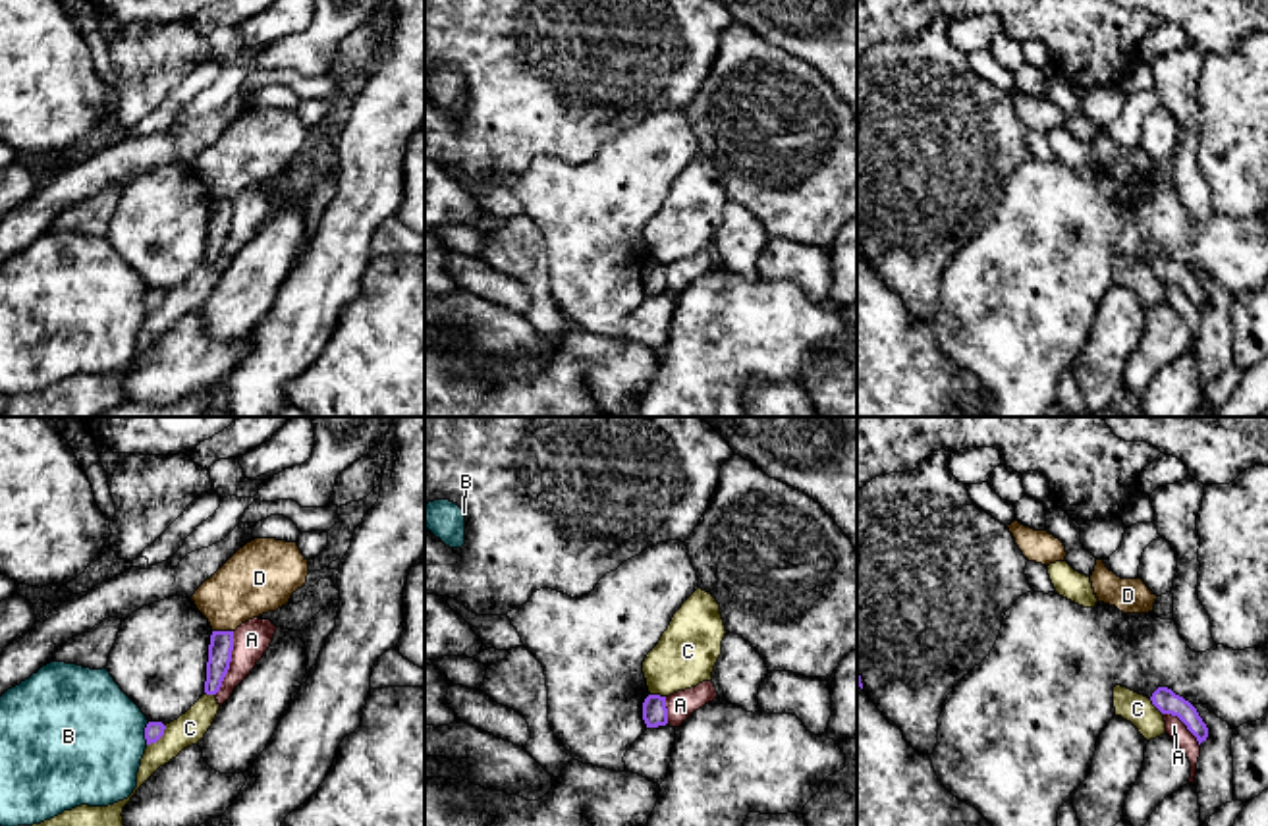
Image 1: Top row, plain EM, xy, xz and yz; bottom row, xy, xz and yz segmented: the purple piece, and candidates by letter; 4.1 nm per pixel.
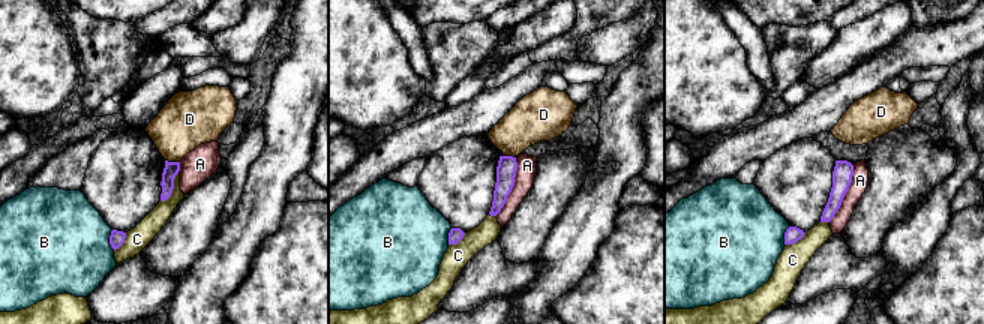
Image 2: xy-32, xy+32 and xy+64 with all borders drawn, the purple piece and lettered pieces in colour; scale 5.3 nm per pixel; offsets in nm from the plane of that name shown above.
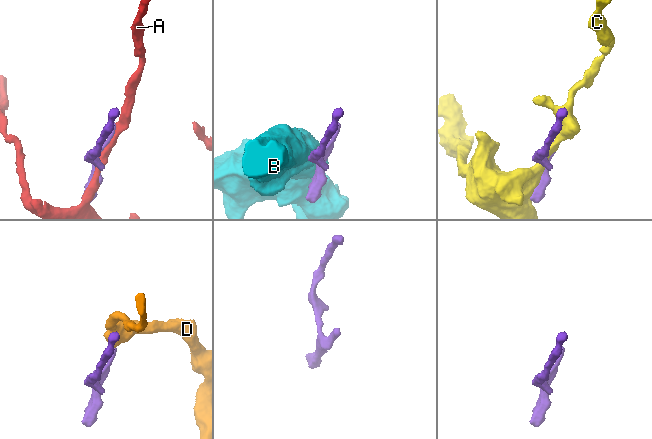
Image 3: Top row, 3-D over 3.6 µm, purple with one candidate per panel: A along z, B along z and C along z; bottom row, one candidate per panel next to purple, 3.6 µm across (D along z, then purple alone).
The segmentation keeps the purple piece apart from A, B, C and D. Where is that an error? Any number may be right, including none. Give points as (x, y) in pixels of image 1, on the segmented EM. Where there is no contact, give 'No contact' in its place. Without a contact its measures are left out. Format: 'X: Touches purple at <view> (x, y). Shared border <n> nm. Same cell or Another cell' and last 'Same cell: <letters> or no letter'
A: Touches purple at xy (230, 660). Shared border 280 nm. Another cell
B: Touches purple at xy (145, 734). Shared border 100 nm. Another cell
C: Touches purple at xy (159, 738). Shared border 120 nm. Another cell
D: Touches purple at xy (222, 632). Shared border 90 nm. Another cell
Same cell: no letter

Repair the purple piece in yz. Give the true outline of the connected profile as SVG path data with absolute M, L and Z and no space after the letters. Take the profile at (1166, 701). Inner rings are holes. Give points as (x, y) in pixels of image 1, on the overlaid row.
M1158 687L1152 693L1150 701L1162 714L1177 716L1187 726L1187 730L1197 737L1199 745L1206 741L1208 728L1189 701L1175 695L1168 687Z

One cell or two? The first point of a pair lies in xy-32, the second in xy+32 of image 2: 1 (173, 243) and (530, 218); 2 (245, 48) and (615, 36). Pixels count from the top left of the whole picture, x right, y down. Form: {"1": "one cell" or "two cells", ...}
{"1": "one cell", "2": "two cells"}

